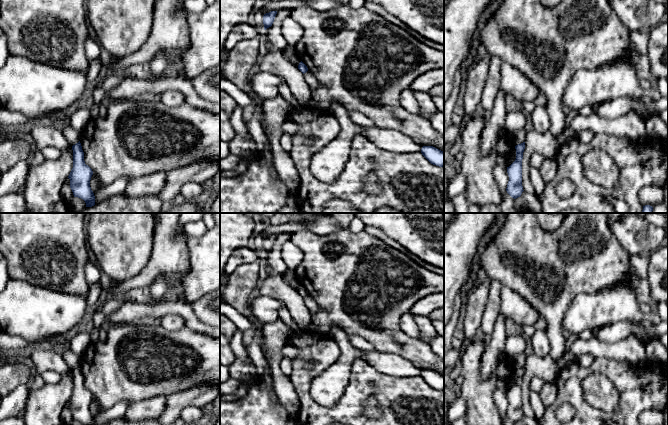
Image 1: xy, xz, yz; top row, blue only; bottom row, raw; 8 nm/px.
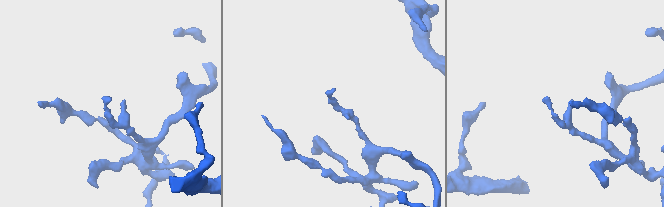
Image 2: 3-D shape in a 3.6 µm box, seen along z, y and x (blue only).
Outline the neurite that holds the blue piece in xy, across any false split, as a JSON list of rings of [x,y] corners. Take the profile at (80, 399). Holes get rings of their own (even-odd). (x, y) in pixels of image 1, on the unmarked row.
[[[80,365],[72,370],[73,392],[68,400],[70,412],[74,421],[84,425],[95,425],[95,420],[90,411],[90,404],[93,399],[92,393],[85,388],[84,376]]]

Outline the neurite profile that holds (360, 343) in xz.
[[[349,335],[349,340],[354,347],[363,351],[376,351],[375,347],[358,335]]]

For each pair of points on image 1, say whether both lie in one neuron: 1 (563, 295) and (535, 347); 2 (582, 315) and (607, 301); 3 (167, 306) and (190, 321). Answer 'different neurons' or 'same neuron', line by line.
1: different neurons
2: same neuron
3: same neuron

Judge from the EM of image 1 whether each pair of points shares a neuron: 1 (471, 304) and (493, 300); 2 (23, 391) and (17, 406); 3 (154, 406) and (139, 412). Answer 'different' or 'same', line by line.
1: different
2: same
3: same

